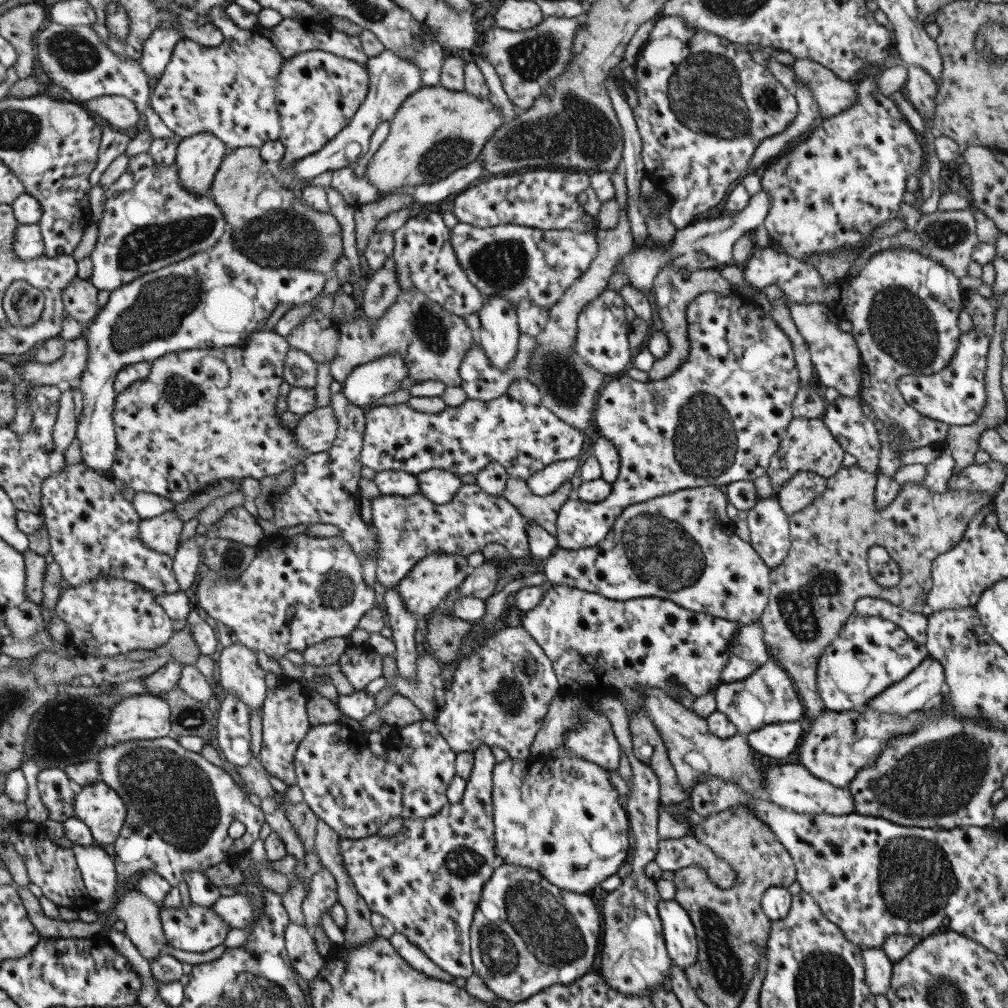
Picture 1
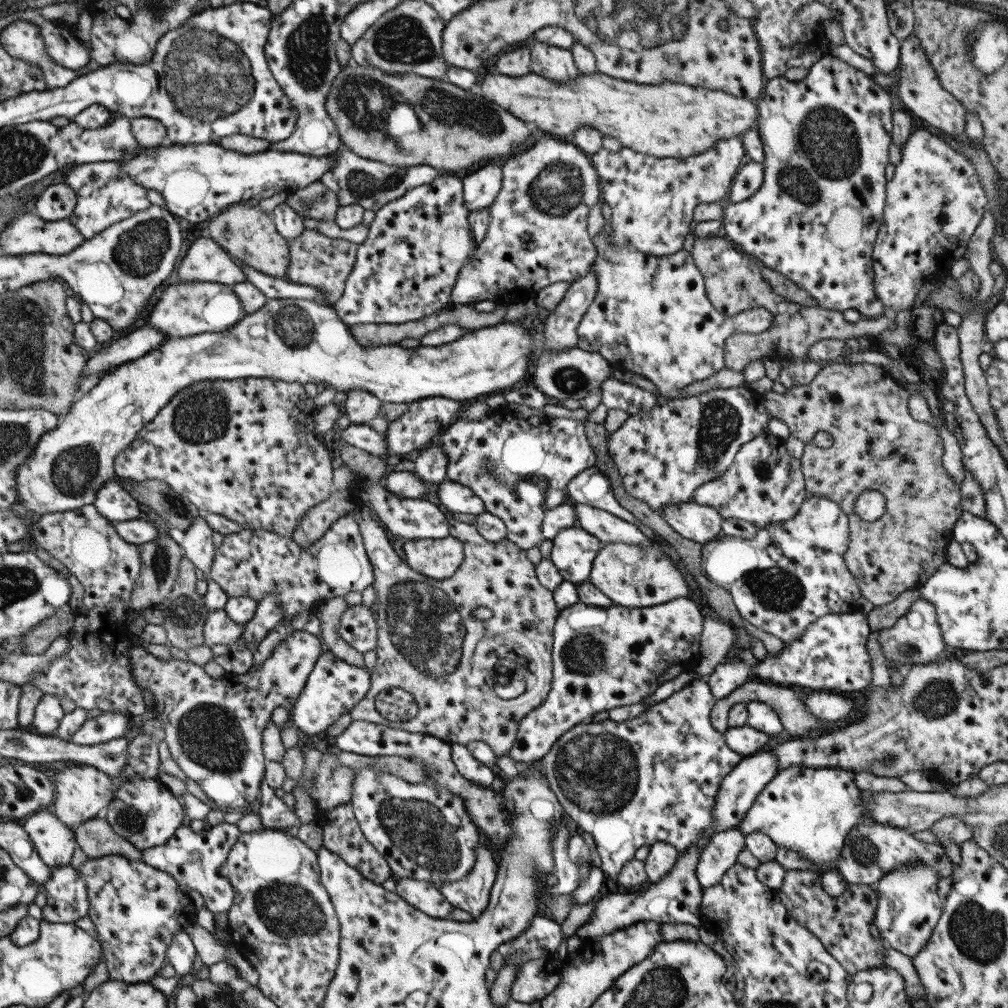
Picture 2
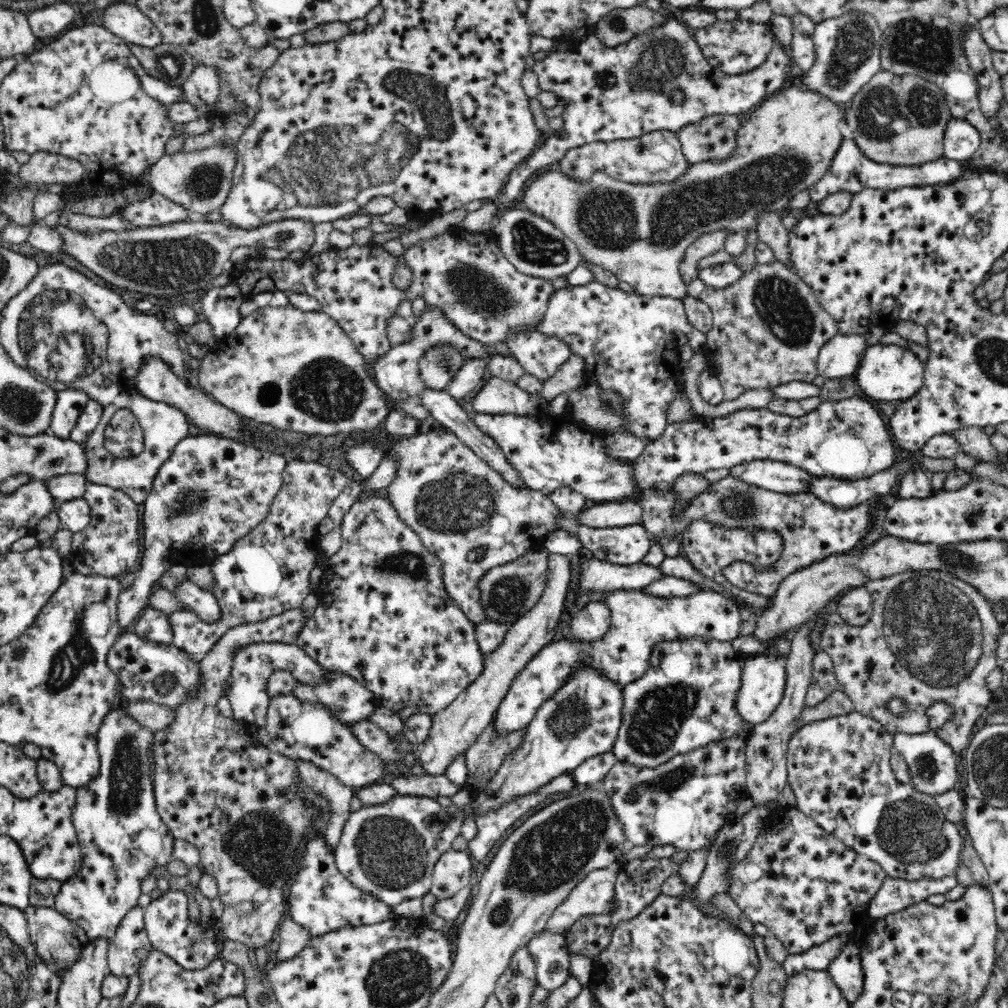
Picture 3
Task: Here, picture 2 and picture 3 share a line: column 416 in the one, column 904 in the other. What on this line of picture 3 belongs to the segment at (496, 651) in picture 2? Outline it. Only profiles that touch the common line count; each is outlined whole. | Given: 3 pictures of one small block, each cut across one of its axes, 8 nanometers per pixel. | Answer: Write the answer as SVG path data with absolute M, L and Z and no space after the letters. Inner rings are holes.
M906 571L867 582L864 587L873 600L868 624L858 628L850 627L835 612L831 612L824 620L822 634L818 634L820 651L826 652L832 659L838 690L849 696L854 711L877 720L893 735L932 731L926 710L937 702L948 704L953 708L952 716L933 731L960 756L988 711L992 695L987 687L987 678L992 669L1001 665L995 654L997 638L1005 628L1000 617L976 588L947 572ZM893 698L904 703L904 714L894 714L888 708Z

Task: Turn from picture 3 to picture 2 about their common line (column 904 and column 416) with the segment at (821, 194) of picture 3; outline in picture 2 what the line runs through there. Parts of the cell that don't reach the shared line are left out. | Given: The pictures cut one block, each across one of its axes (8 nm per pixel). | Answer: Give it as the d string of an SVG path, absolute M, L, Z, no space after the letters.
M345 148L333 156L334 164L318 181L335 193L338 206L359 205L363 210L379 210L384 204L403 196L411 188L429 184L440 173L427 165L410 167L387 166L373 160L363 159Z

